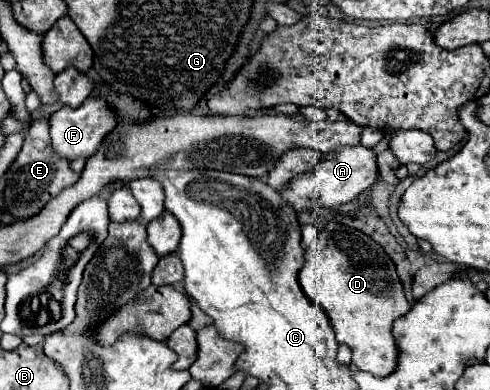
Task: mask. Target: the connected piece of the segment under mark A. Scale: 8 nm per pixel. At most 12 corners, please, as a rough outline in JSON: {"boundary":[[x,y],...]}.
{"boundary":[[339,147],[283,193],[295,211],[357,199],[379,177],[373,149]]}

